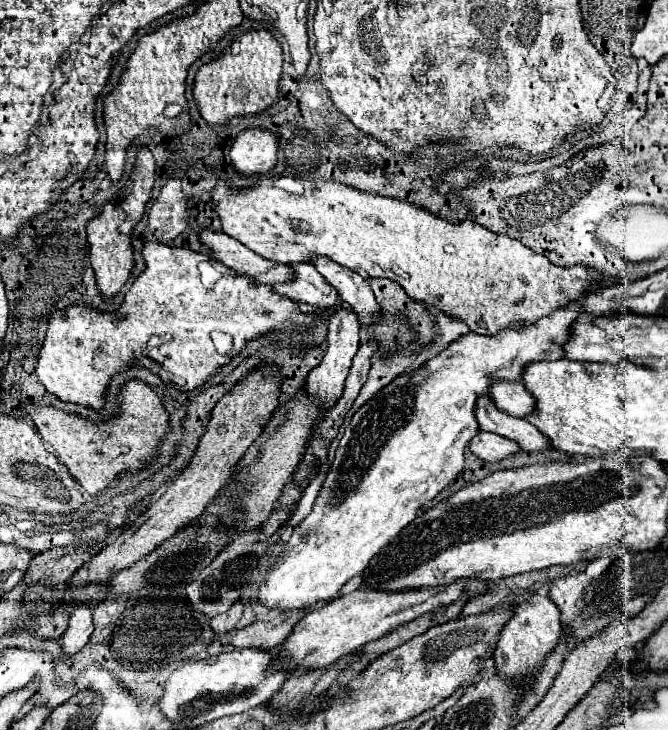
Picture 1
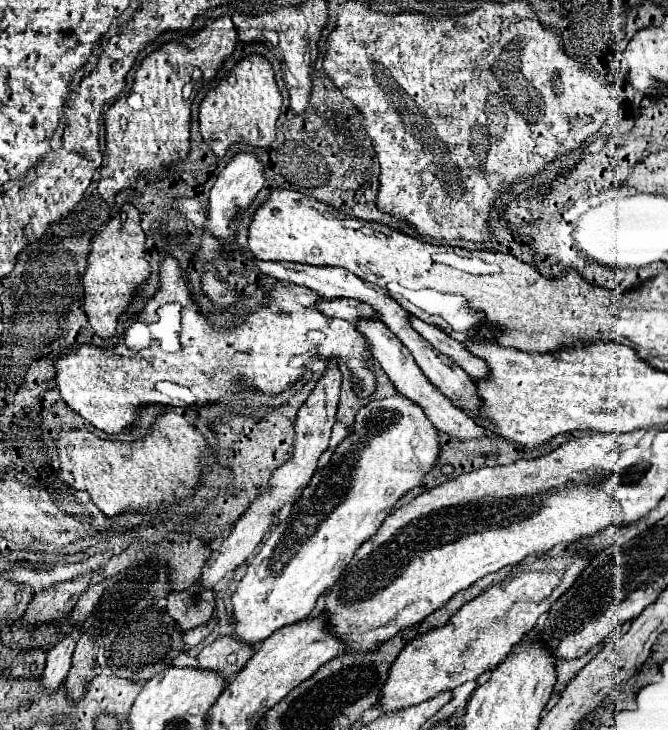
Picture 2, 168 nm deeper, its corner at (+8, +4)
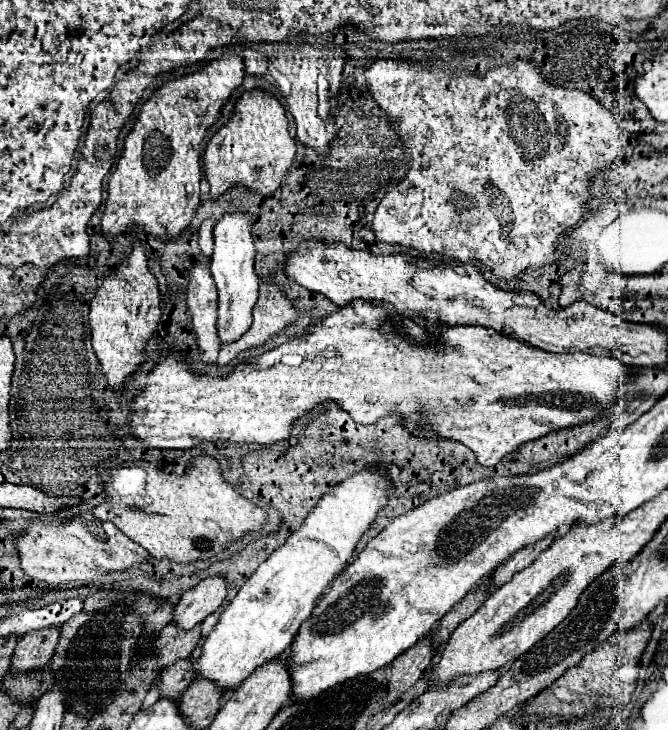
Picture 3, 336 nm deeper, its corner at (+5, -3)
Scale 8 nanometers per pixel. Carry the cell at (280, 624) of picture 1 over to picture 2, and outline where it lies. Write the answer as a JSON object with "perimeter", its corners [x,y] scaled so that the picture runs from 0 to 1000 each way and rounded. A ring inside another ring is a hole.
{"perimeter":[[[331,870],[298,895],[295,911],[307,916],[322,916],[337,930],[346,930],[355,919],[367,914],[379,895],[379,884],[367,884],[367,878],[355,878],[355,873],[349,870]]]}

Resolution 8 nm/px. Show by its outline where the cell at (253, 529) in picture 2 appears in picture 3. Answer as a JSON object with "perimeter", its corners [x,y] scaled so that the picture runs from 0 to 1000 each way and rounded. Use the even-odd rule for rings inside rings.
{"perimeter":[[[320,789],[302,795],[293,805],[275,811],[269,822],[260,827],[257,855],[269,863],[284,863],[293,855],[305,852],[305,847],[323,838],[338,819],[338,797],[332,789]]]}

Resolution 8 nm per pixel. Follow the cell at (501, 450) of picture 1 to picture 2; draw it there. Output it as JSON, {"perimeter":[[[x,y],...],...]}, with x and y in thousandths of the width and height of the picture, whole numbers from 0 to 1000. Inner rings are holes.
{"perimeter":[[[537,440],[531,442],[531,448],[546,459],[549,473],[555,478],[555,486],[567,495],[567,500],[573,503],[573,508],[582,514],[585,525],[591,527],[591,533],[597,538],[603,538],[606,544],[612,544],[615,549],[621,549],[624,555],[636,558],[636,566],[642,571],[645,579],[651,579],[651,585],[663,593],[672,593],[675,599],[684,599],[690,604],[699,601],[720,601],[726,599],[726,588],[720,588],[720,582],[708,579],[708,574],[696,566],[690,566],[654,530],[642,527],[642,522],[636,519],[636,514],[630,511],[627,500],[621,497],[618,486],[600,473],[600,467],[582,453],[582,448],[573,440]]]}

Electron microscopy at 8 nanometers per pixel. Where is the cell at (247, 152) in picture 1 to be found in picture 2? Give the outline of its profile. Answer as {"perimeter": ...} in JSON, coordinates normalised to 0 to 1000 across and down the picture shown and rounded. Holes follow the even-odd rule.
{"perimeter":[[[358,207],[355,212],[349,212],[349,218],[328,237],[328,242],[316,259],[316,270],[313,270],[313,308],[310,308],[310,314],[322,325],[328,325],[334,333],[340,333],[337,338],[343,338],[343,333],[352,325],[349,300],[355,297],[358,289],[364,289],[376,281],[376,275],[382,273],[382,267],[388,264],[394,251],[397,251],[394,223],[382,210],[370,210],[370,207]]]}

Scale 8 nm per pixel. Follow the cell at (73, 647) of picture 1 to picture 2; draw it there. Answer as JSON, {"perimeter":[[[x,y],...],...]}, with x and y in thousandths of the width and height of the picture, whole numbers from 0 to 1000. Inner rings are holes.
{"perimeter":[[[106,864],[85,884],[79,884],[79,889],[73,889],[67,919],[64,919],[64,936],[67,936],[70,947],[76,947],[76,949],[85,947],[88,938],[94,936],[94,930],[100,927],[100,922],[106,916],[106,897],[109,897],[115,873],[118,873],[118,867]]]}

